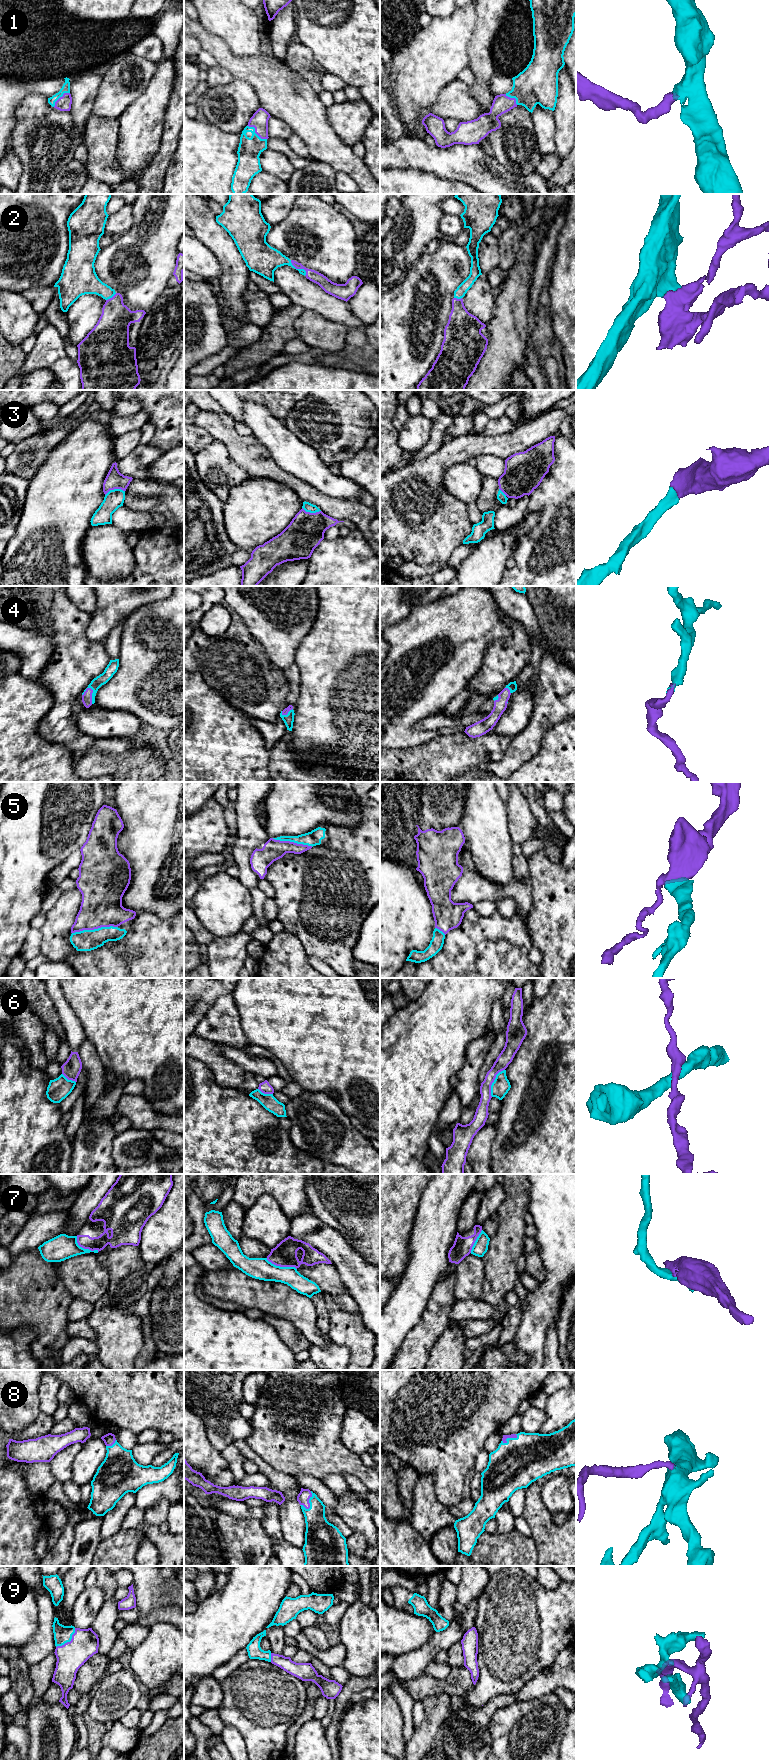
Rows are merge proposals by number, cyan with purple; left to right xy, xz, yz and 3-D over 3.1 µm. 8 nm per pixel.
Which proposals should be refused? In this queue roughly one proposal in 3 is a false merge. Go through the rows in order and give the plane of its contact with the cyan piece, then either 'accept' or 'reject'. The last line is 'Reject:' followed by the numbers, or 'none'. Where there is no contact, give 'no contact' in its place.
1: meets cyan in xz; accept
2: meets cyan in xz; accept
3: meets cyan in xy; accept
4: meets cyan in xy; accept
5: meets cyan in xy; accept
6: meets cyan in yz; accept
7: meets cyan in xz; reject
8: meets cyan in xz; accept
9: meets cyan in xy; accept
Reject: 7

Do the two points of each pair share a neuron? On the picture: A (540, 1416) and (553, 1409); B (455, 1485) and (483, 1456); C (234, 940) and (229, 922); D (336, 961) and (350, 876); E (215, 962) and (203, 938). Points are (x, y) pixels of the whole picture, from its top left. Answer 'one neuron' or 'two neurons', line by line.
A: two neurons
B: two neurons
C: two neurons
D: one neuron
E: two neurons

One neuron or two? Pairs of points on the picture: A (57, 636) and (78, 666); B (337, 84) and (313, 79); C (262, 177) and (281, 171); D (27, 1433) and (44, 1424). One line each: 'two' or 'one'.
A: one
B: two
C: two
D: one

